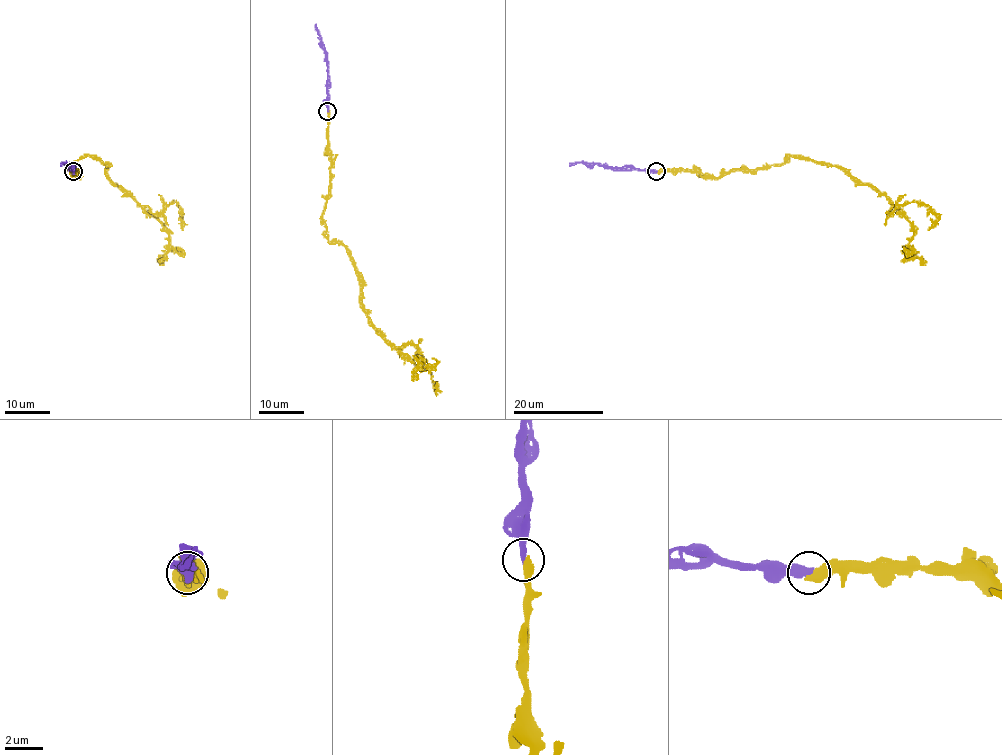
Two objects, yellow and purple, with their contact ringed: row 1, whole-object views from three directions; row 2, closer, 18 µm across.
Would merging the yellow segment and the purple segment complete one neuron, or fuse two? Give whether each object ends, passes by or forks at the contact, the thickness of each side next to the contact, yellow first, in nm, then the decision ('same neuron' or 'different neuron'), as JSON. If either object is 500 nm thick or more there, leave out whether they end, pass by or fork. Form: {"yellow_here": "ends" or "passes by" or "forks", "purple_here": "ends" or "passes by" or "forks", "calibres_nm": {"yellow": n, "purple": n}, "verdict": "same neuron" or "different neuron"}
{"yellow_here": "ends", "purple_here": "ends", "calibres_nm": {"yellow": 360, "purple": 380}, "verdict": "same neuron"}

